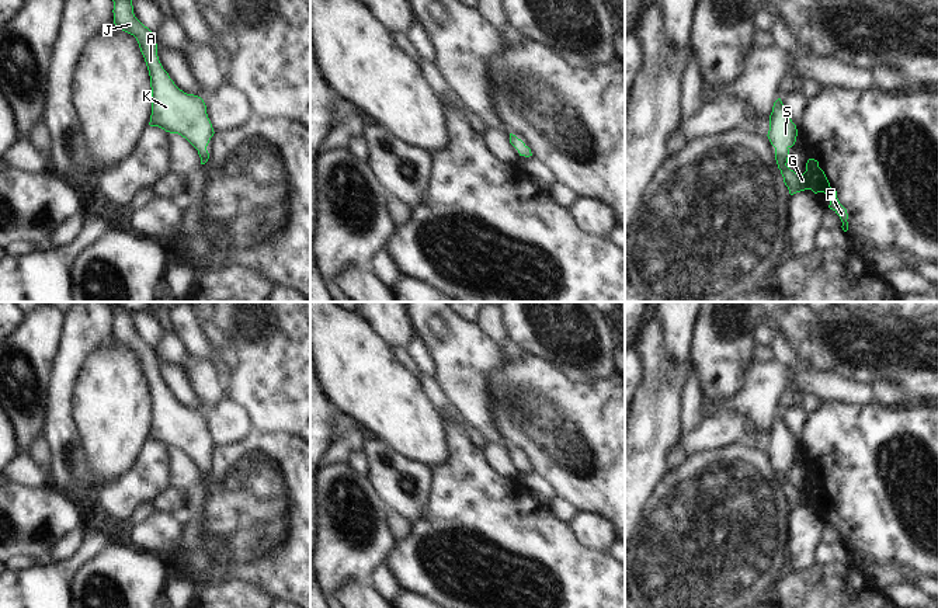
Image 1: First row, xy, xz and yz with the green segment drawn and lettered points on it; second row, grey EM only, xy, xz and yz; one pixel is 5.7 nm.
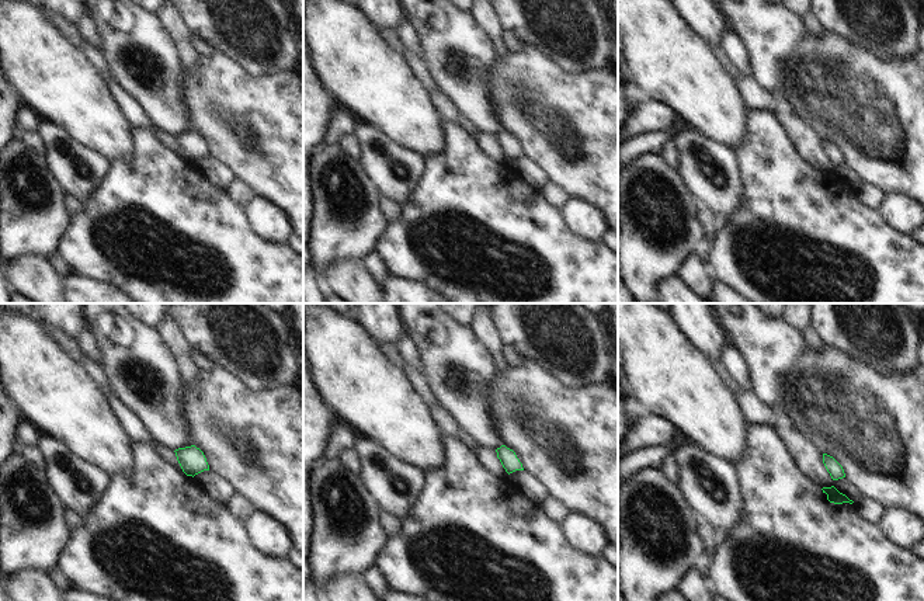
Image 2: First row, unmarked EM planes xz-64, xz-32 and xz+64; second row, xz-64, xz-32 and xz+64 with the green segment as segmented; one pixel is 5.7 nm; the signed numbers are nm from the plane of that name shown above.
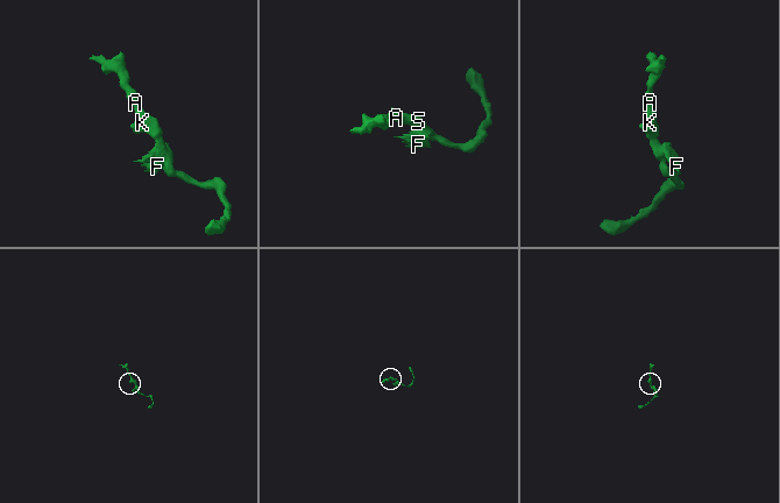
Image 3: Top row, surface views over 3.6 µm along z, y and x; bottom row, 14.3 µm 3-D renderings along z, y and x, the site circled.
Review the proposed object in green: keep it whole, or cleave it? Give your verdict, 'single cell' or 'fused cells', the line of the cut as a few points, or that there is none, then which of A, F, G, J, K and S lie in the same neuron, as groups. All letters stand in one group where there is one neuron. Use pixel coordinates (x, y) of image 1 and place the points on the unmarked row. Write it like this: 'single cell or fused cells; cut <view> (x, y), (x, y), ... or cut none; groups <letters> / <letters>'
single cell; cut none; groups A F G J K S

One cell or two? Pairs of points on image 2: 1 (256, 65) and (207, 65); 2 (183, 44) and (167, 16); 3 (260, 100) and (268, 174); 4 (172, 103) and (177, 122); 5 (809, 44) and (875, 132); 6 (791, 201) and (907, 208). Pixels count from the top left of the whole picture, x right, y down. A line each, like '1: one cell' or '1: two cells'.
1: two cells
2: one cell
3: one cell
4: one cell
5: one cell
6: two cells

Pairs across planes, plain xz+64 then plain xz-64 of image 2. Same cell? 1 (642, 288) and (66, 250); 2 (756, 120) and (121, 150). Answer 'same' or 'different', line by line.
1: different
2: different

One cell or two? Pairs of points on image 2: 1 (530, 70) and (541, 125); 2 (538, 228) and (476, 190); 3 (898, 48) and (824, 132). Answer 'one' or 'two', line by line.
1: one
2: one
3: two

